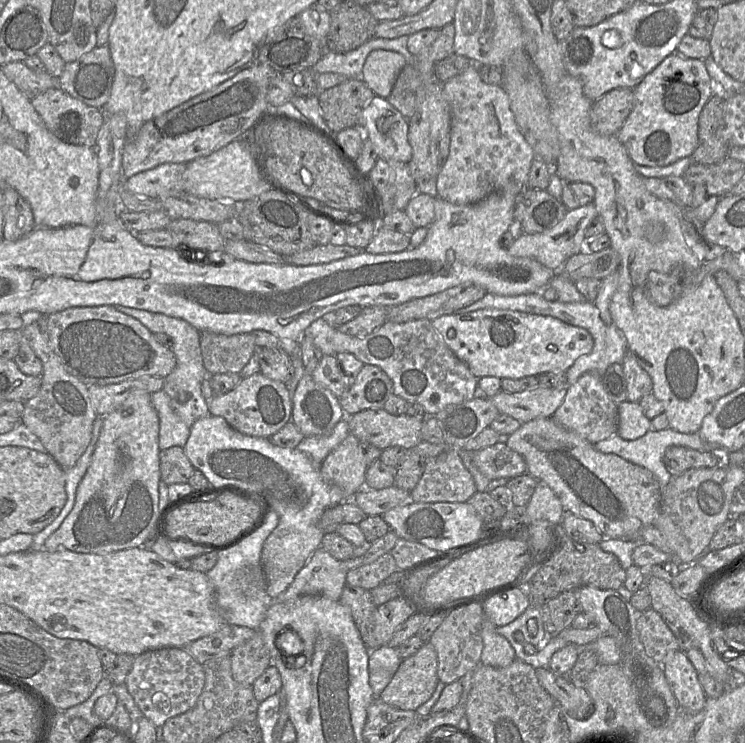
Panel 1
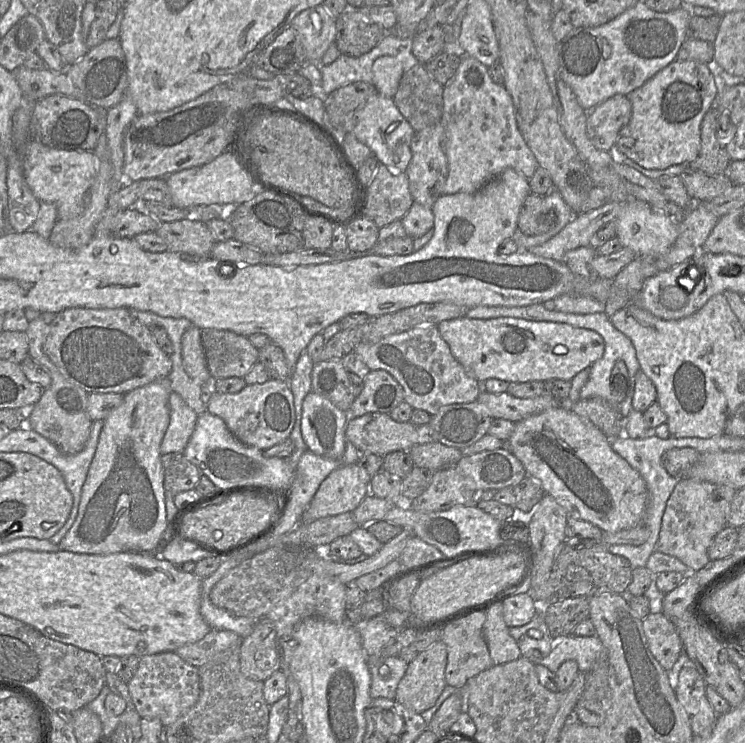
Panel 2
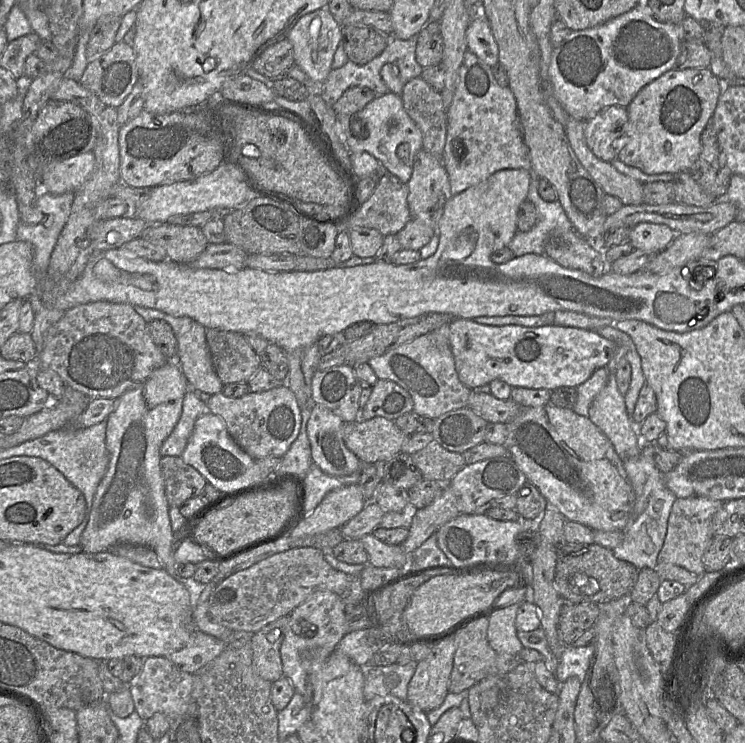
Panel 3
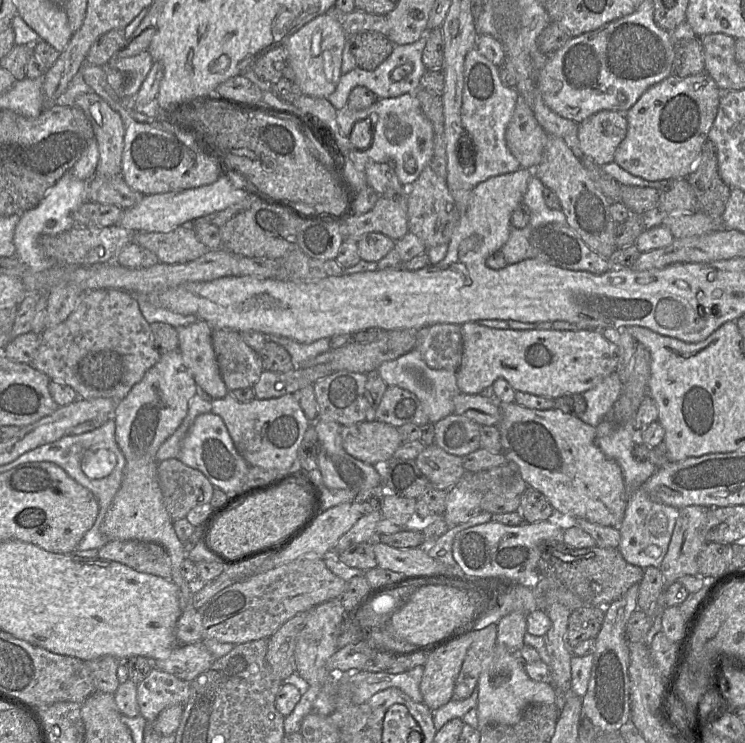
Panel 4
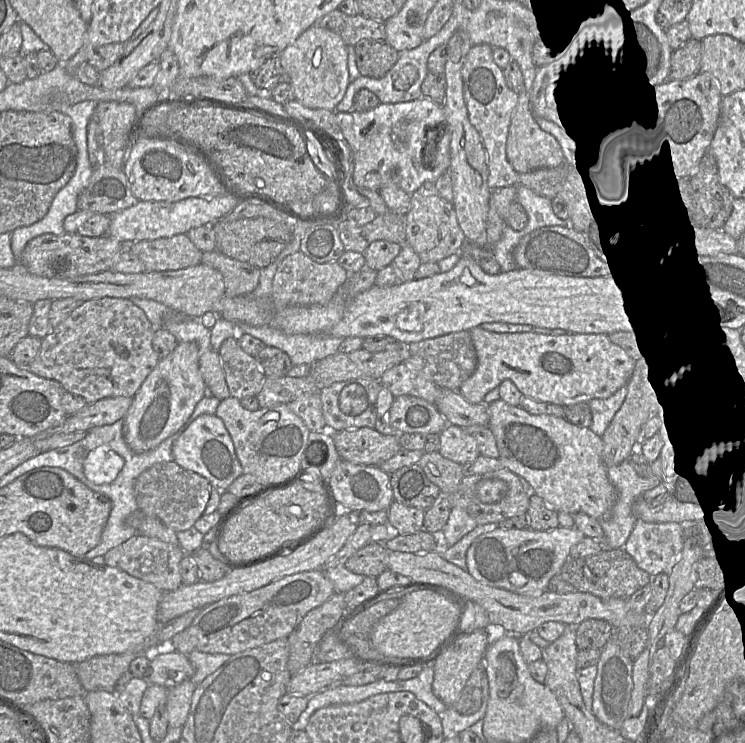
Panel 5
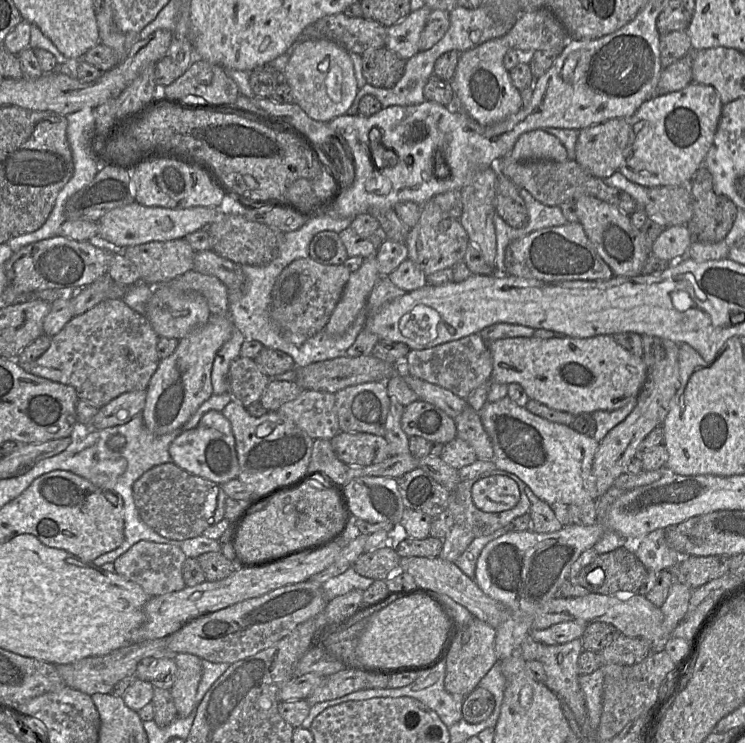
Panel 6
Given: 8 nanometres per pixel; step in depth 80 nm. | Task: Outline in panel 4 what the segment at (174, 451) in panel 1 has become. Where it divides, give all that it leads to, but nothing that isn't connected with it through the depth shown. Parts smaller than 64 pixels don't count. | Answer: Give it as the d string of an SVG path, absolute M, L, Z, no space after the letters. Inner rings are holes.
M177 458L158 463L157 479L165 508L172 521L186 518L194 507L211 501L214 486L202 472Z

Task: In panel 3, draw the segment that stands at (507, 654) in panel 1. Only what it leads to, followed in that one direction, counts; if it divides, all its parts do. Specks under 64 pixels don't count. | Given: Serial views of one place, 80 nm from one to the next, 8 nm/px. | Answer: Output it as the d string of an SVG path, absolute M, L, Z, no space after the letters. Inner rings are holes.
M519 604L497 608L488 617L488 641L498 654L519 655L524 647L517 634L518 608Z

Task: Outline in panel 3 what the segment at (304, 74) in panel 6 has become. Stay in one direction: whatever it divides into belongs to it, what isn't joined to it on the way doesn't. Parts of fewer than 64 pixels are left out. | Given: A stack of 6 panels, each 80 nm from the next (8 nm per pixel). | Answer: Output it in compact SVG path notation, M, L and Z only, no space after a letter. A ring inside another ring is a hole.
M327 8L300 17L286 37L293 46L295 65L301 68L315 85L321 85L332 70L334 54L342 41L342 25Z

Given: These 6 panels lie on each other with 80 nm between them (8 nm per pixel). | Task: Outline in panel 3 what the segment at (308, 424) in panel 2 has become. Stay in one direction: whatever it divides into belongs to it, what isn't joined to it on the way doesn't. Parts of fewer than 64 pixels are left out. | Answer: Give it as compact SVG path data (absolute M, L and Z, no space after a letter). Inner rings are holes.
M313 404L307 422L312 462L329 476L359 473L361 461L346 447L343 439L345 423L326 407Z

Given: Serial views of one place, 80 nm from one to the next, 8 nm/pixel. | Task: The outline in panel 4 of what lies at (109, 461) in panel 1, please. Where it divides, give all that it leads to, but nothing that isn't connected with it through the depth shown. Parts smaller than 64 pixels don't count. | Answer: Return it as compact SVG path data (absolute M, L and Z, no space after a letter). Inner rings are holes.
M179 350L162 354L159 361L152 366L143 378L133 386L125 398L117 401L113 419L115 421L115 439L125 457L125 468L121 486L109 506L104 520L100 526L100 532L109 541L114 540L139 540L154 542L162 545L171 559L172 581L178 587L178 598L181 615L176 625L176 640L179 645L192 644L203 639L203 626L198 609L193 605L195 587L186 581L181 574L181 565L187 557L187 545L179 540L173 527L160 490L157 479L156 453L161 444L172 435L180 426L188 411L189 400L197 393L197 385L185 366Z

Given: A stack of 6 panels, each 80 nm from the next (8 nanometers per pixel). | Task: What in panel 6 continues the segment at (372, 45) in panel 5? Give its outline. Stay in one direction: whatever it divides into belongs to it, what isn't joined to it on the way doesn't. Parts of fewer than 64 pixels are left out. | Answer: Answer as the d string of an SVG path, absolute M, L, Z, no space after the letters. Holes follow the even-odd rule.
M386 46L365 51L361 59L363 76L374 87L393 88L405 71L406 60Z

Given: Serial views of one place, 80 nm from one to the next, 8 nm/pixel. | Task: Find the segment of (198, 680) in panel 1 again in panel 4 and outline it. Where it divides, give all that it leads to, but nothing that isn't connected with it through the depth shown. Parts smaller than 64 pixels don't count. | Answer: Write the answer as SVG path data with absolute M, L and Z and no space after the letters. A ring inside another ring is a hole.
M155 667L137 685L139 714L148 723L153 723L161 711L169 706L185 706L189 696L190 682Z

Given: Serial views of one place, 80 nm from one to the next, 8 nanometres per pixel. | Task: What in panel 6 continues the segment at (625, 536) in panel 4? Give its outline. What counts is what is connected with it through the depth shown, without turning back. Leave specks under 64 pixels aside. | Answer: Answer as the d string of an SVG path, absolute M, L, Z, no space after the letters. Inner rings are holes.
M657 529L642 540L625 540L623 547L632 551L648 571L669 570L681 561L681 557L668 546L665 533L665 529Z

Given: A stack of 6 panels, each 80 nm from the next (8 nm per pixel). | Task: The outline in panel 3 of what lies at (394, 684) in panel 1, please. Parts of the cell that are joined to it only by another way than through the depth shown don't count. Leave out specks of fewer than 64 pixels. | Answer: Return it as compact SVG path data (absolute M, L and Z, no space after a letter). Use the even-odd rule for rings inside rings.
M454 637L432 645L428 656L416 664L406 701L426 713L441 706L449 692L455 651Z

